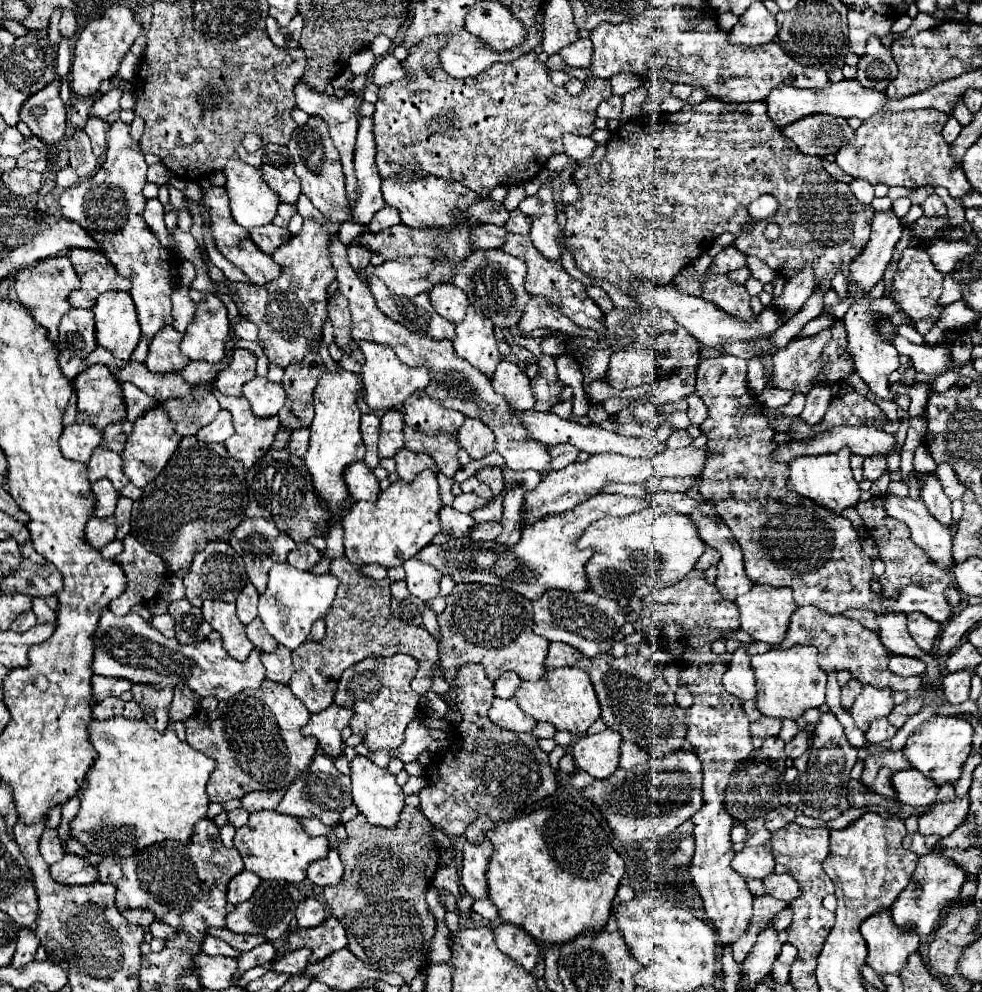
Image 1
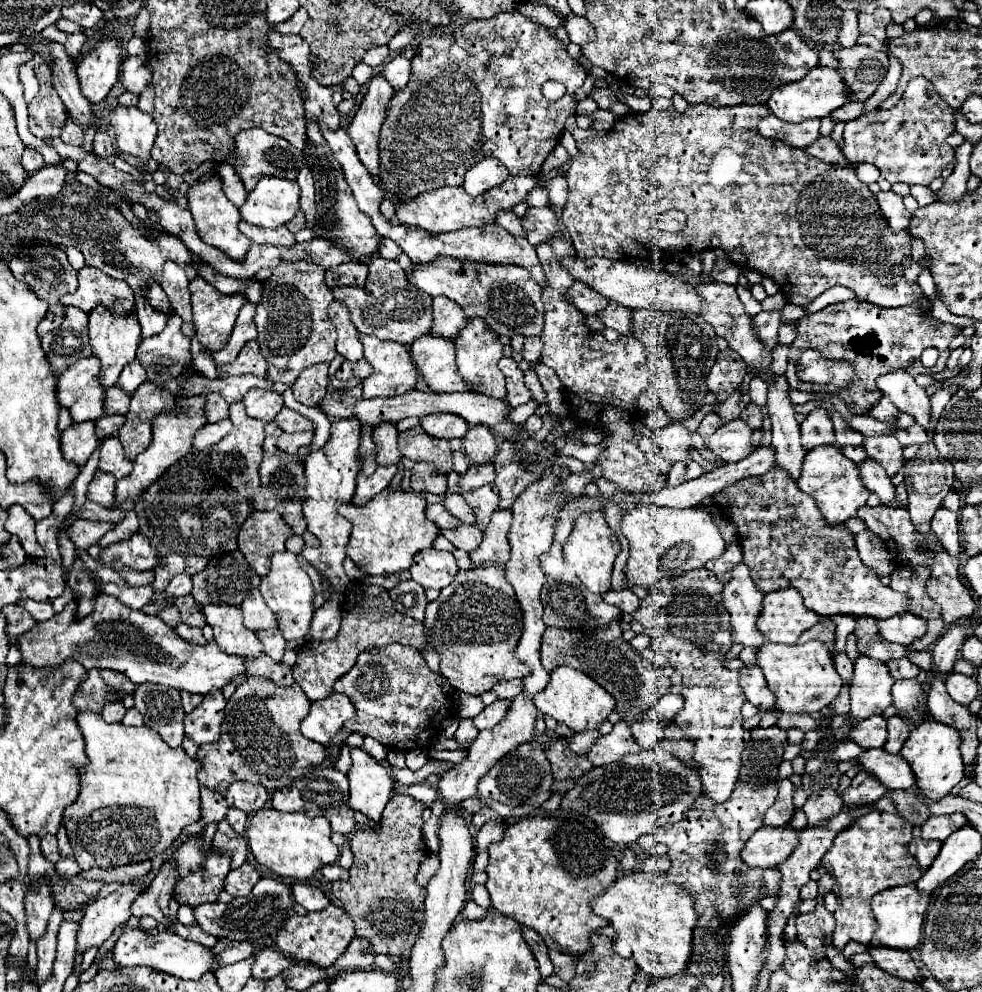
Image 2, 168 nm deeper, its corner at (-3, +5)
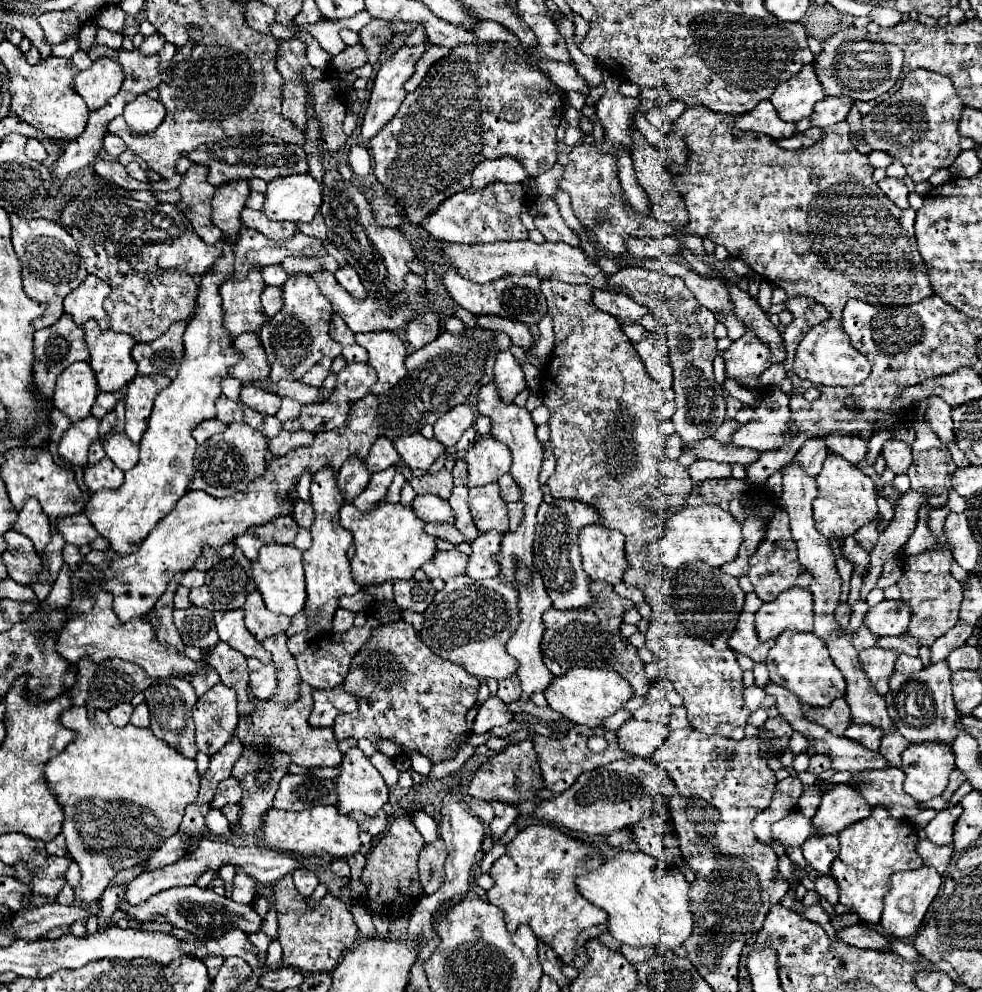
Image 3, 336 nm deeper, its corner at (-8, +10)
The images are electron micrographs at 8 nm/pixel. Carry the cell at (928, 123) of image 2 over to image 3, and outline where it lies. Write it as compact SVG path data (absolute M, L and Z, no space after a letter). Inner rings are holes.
M920 68L904 78L900 90L862 118L862 134L872 150L880 150L880 142L888 142L886 152L894 160L900 160L906 166L908 176L914 180L914 184L918 184L928 180L934 172L950 168L956 156L962 152L958 146L958 120L962 110L964 104L956 96L952 82L942 74Z

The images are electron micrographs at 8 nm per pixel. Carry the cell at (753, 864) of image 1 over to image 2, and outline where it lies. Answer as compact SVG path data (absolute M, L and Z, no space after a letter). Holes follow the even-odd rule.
M765 825L751 835L741 857L751 867L777 867L787 859L787 853L795 849L795 833L791 825Z

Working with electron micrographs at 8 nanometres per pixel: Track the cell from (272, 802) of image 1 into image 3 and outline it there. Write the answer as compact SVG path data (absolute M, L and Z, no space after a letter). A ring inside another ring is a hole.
M232 776L224 782L220 782L220 788L216 790L216 796L212 800L212 808L222 808L226 804L238 804L242 800L242 784Z

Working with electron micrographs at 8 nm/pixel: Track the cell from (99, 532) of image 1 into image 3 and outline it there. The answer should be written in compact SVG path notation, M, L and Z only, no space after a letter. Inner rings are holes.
M84 512L74 514L74 516L66 516L66 518L58 518L56 526L62 532L64 540L70 544L76 544L76 546L92 544L98 538L98 532L94 530L94 526L90 524L90 520Z

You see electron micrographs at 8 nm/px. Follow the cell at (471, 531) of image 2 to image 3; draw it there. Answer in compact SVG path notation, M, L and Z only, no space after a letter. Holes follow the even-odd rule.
M426 524L426 532L432 534L432 536L438 536L438 538L444 538L444 540L448 540L452 544L468 542L464 538L464 534L454 524Z

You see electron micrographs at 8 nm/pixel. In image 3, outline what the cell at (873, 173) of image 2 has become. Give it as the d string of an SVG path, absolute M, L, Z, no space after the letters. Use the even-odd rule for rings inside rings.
M870 152L868 154L868 162L872 168L888 168L892 158L886 152Z

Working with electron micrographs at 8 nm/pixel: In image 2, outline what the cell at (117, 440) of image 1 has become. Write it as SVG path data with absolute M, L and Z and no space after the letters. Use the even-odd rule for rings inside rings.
M103 415L99 419L95 419L95 433L99 439L107 439L111 435L115 435L119 431L119 427L123 425L125 417L121 415Z

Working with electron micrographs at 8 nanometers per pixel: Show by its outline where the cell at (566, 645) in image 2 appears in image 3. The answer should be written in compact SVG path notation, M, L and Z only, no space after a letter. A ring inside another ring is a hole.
M592 582L590 584L596 604L590 608L576 608L576 610L556 610L544 614L544 638L542 638L542 656L554 676L562 676L572 666L594 666L594 668L608 668L618 672L624 680L630 682L634 696L646 696L652 688L652 680L646 678L644 662L640 660L636 648L620 634L622 616L626 610L636 608L632 600L618 596L610 584Z

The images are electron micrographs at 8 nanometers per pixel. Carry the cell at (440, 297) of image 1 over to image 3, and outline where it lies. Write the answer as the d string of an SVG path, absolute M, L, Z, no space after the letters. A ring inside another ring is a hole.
M428 312L428 314L422 314L422 316L414 318L412 322L408 322L408 326L406 326L406 342L412 348L418 350L418 348L430 344L432 340L436 340L436 336L440 332L442 332L440 314Z

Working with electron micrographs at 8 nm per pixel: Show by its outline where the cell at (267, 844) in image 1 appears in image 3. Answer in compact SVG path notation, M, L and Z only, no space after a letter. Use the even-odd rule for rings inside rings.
M314 806L312 810L302 812L270 808L268 814L264 814L264 826L262 826L262 836L268 848L274 848L278 852L292 852L304 858L316 856L320 852L328 852L334 858L352 856L360 850L358 832L360 830L356 820L352 816L340 814L336 806Z

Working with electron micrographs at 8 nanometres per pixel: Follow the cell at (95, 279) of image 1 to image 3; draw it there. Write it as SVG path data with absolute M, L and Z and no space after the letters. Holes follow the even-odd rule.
M90 274L80 288L64 298L64 312L72 314L76 324L84 324L88 318L94 318L98 320L100 328L108 328L110 318L104 310L104 300L110 296L110 292L112 288L104 280Z

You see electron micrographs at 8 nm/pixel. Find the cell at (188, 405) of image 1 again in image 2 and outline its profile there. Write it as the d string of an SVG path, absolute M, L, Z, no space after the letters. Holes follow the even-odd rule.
M207 393L205 413L207 413L209 423L217 423L221 419L227 419L229 417L229 403L219 393Z

